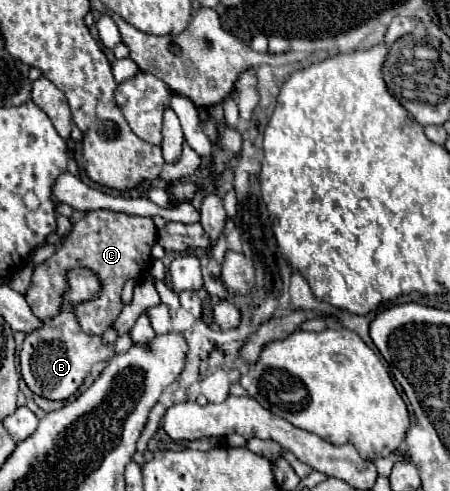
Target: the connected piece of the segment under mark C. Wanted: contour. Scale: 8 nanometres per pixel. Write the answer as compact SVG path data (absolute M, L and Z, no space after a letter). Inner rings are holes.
M88 211L78 223L74 223L72 231L66 235L64 243L60 249L42 265L34 269L32 283L28 287L28 293L24 295L32 313L40 317L40 321L46 321L54 317L60 311L60 297L62 291L66 289L66 271L72 267L88 267L96 271L96 275L102 281L102 293L94 301L86 301L76 307L76 315L80 321L80 327L86 333L92 335L102 335L108 327L112 327L112 321L120 315L122 301L122 285L126 279L136 279L142 281L144 273L148 271L146 267L150 265L150 247L156 241L156 225L152 223L150 217L136 217L136 215L126 215L126 213L116 213L116 211Z

